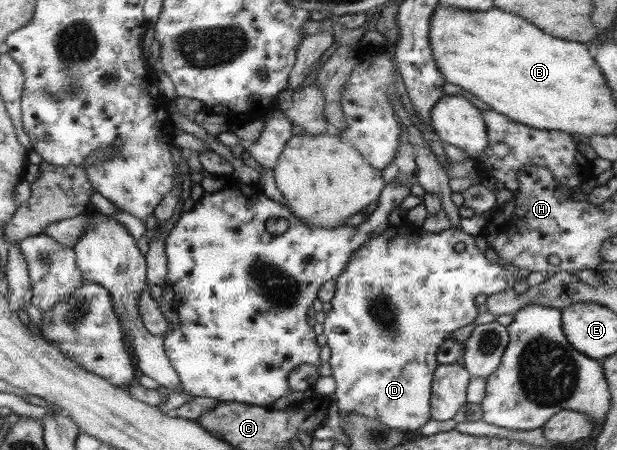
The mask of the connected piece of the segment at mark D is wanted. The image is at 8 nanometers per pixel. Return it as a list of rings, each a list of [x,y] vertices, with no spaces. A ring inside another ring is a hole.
[[[405,219],[398,225],[387,221],[375,236],[349,255],[343,270],[333,279],[330,310],[321,324],[325,346],[330,349],[328,363],[336,384],[334,394],[338,415],[344,419],[358,413],[403,433],[419,430],[431,419],[429,399],[439,346],[451,337],[453,331],[474,320],[476,295],[489,296],[512,290],[512,285],[523,276],[522,271],[501,265],[489,255],[480,253],[474,244],[474,236],[458,228],[450,227],[430,234]],[[456,243],[464,243],[460,252],[454,250]]]

